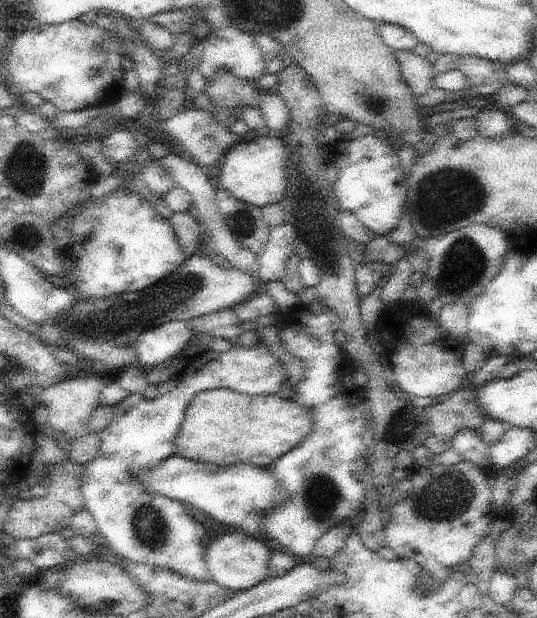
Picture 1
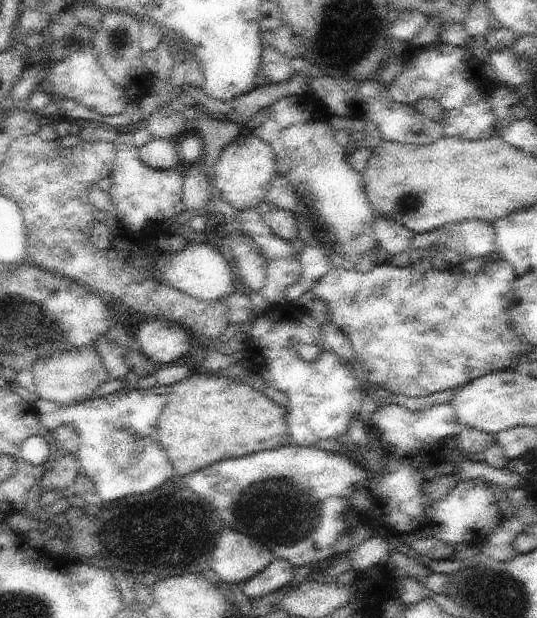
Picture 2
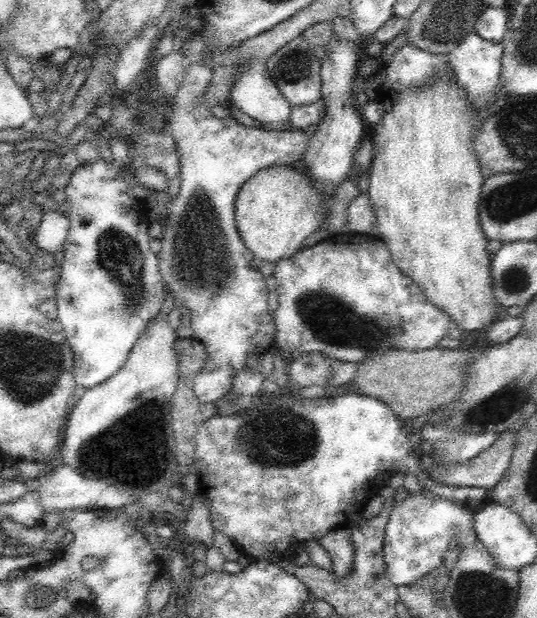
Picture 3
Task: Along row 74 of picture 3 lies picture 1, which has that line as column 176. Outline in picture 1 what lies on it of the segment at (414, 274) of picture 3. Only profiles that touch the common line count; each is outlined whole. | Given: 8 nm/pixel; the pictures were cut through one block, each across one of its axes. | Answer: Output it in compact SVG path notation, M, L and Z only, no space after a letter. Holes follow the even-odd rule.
M228 388L198 394L186 410L176 442L176 453L187 460L230 466L252 462L273 466L284 454L300 446L312 434L312 414L291 399L274 396L249 396Z

